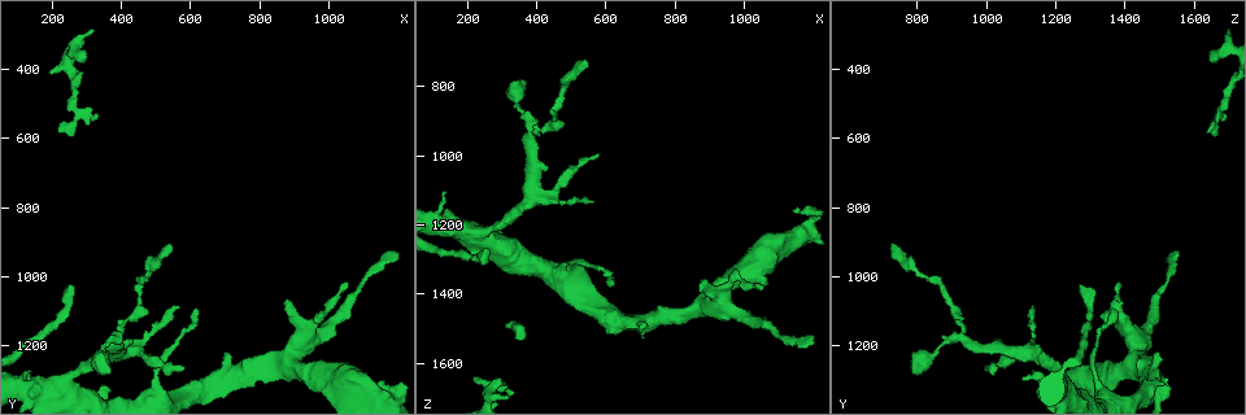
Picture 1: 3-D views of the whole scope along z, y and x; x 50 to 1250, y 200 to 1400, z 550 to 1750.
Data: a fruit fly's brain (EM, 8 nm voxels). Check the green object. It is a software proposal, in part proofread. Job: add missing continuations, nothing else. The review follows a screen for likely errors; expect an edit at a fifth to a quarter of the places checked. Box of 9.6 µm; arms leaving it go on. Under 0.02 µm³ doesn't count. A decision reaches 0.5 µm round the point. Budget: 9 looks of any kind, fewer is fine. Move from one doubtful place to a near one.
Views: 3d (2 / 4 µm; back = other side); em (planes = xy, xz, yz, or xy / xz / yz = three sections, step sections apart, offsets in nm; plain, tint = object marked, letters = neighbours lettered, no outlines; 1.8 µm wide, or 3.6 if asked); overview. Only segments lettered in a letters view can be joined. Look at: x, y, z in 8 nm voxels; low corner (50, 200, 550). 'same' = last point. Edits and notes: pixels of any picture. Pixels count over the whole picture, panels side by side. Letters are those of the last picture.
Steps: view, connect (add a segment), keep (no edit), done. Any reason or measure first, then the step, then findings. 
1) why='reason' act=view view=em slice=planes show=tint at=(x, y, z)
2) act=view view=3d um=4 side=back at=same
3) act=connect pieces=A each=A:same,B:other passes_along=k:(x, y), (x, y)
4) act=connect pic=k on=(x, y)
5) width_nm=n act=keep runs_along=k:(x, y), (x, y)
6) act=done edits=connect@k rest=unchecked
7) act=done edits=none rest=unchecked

why='long arm stops here' act=view view=em slice=planes show=letters at=(530, 910, 730)

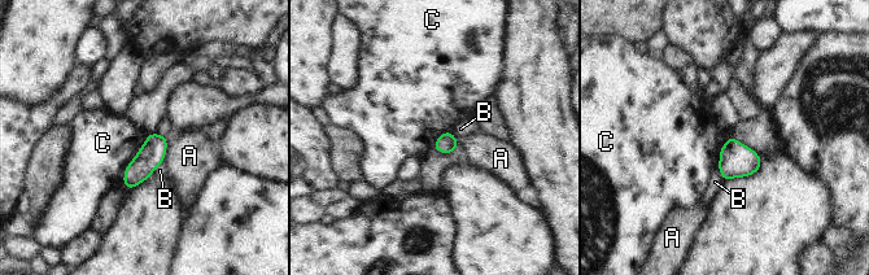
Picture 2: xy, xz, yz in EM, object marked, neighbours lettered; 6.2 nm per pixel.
act=keep each=A:other,B:other,C:other border=2:(148, 134), (125, 167), (121, 184) found='no lettered segment goes on from it'

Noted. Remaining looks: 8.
why='branch stops here' act=view view=em um=3.6 slice=planes show=tint at=(370, 1270, 780)

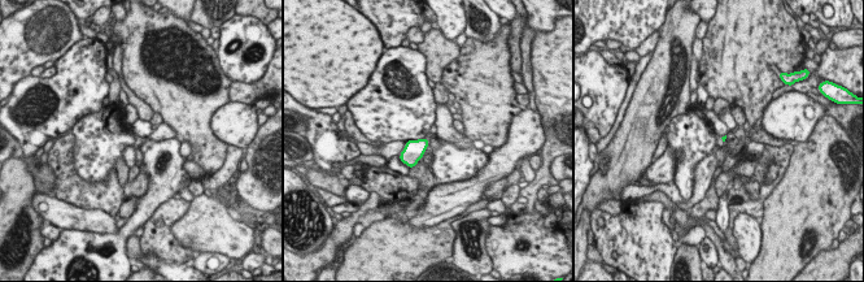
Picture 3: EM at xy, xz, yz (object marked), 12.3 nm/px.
act=view view=em um=3.6 slice=planes show=letters at=same

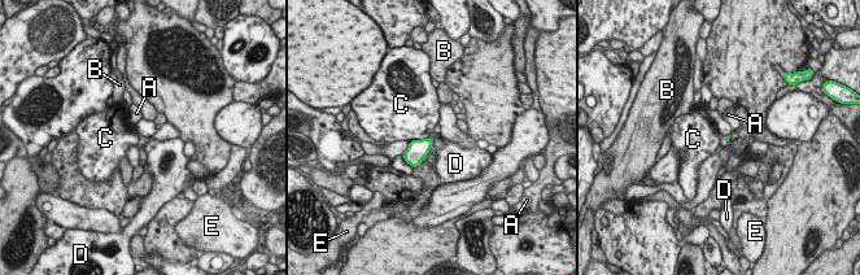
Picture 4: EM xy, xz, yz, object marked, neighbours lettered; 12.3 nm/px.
act=keep each=A:other,B:other,C:other,D:other,E:other border=4:(431, 138), (410, 142) found='none of them fits'

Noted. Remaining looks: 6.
why='an open end' act=view view=em slice=planes show=letters at=(250, 1020, 1270)

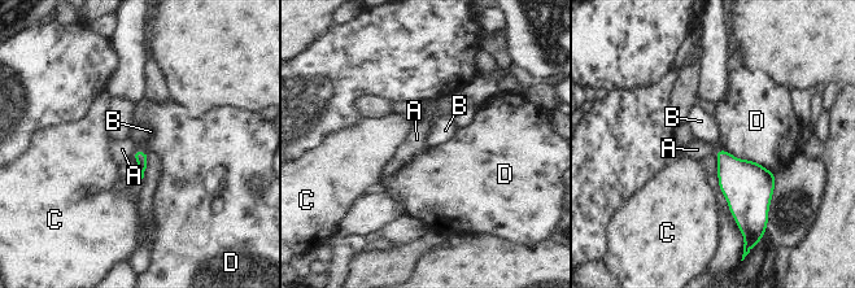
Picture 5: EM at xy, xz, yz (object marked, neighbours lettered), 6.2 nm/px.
act=connect pieces=B each=A:other,B:same,C:other,D:other passes_along=5:(139, 155), (142, 149), (142, 134) found='the neuron continues'

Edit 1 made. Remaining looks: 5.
why='branch stops here' act=view view=em slice=xy step=16 show=tint at=(220, 580, 1640)

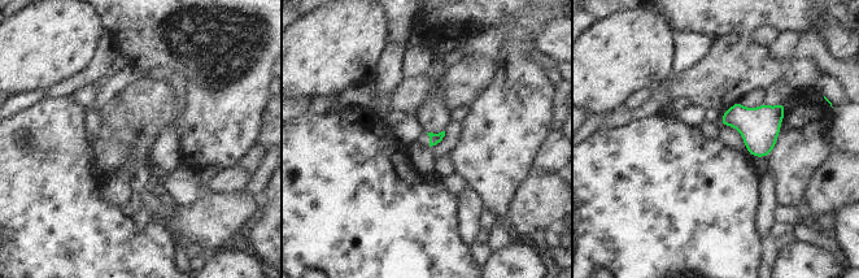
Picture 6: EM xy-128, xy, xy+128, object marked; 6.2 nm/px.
act=view view=em slice=planes show=letters at=same

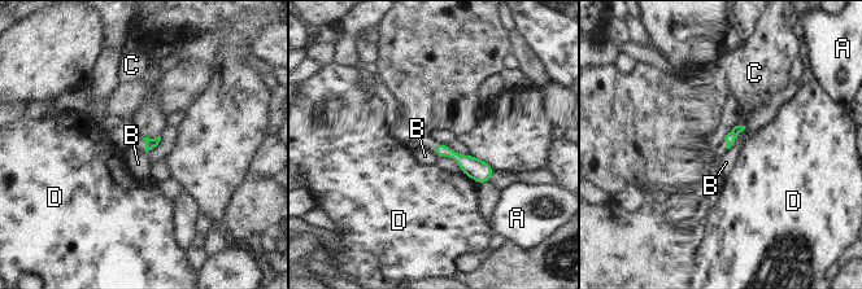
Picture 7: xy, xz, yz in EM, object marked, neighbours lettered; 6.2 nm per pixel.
act=keep each=A:other,B:other,C:other,D:other border=7:(744, 128), (727, 149) found='none of them fits'

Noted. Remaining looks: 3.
act=done edits=connect@5 rest=unchecked

